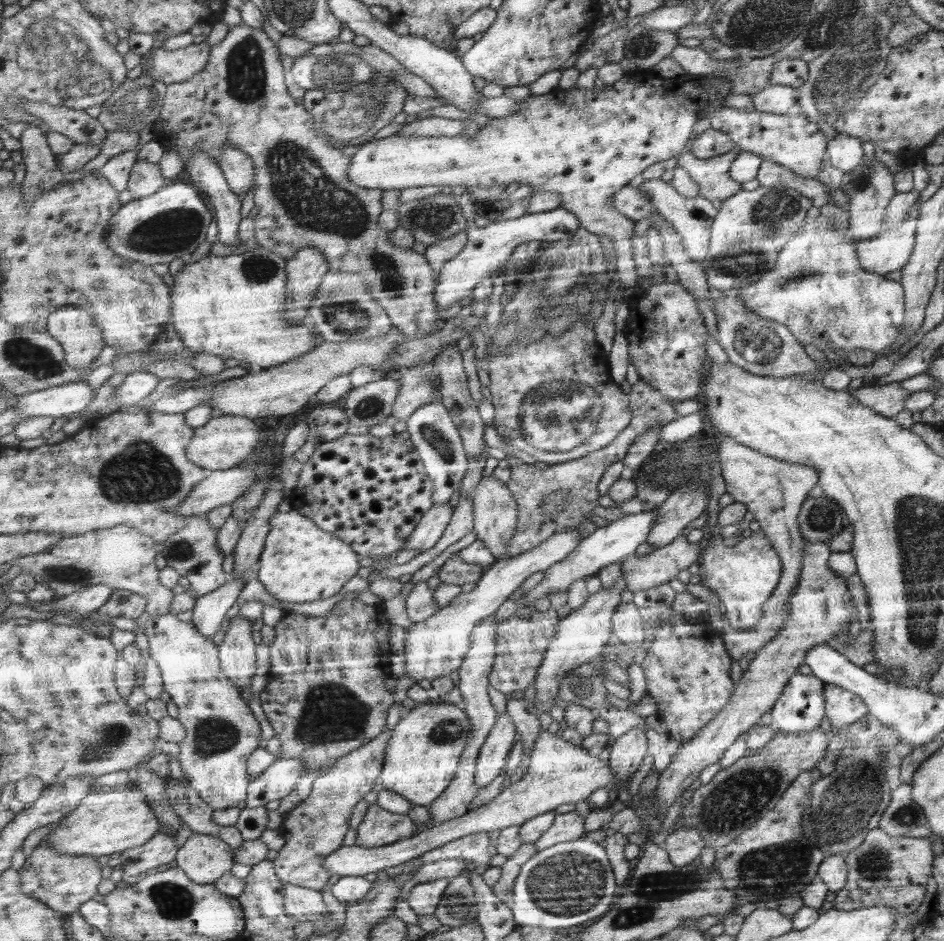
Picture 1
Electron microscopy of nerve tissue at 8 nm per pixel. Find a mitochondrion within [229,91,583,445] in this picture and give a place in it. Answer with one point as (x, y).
(306, 194)

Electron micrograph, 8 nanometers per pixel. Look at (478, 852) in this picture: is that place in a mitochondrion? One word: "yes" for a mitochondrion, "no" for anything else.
no

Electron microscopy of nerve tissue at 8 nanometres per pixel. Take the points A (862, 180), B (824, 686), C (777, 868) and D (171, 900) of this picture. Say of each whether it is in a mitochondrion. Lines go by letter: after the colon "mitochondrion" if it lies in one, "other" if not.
A: mitochondrion
B: other
C: mitochondrion
D: mitochondrion

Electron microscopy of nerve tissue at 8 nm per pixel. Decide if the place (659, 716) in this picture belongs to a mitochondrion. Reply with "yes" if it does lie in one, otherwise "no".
no

